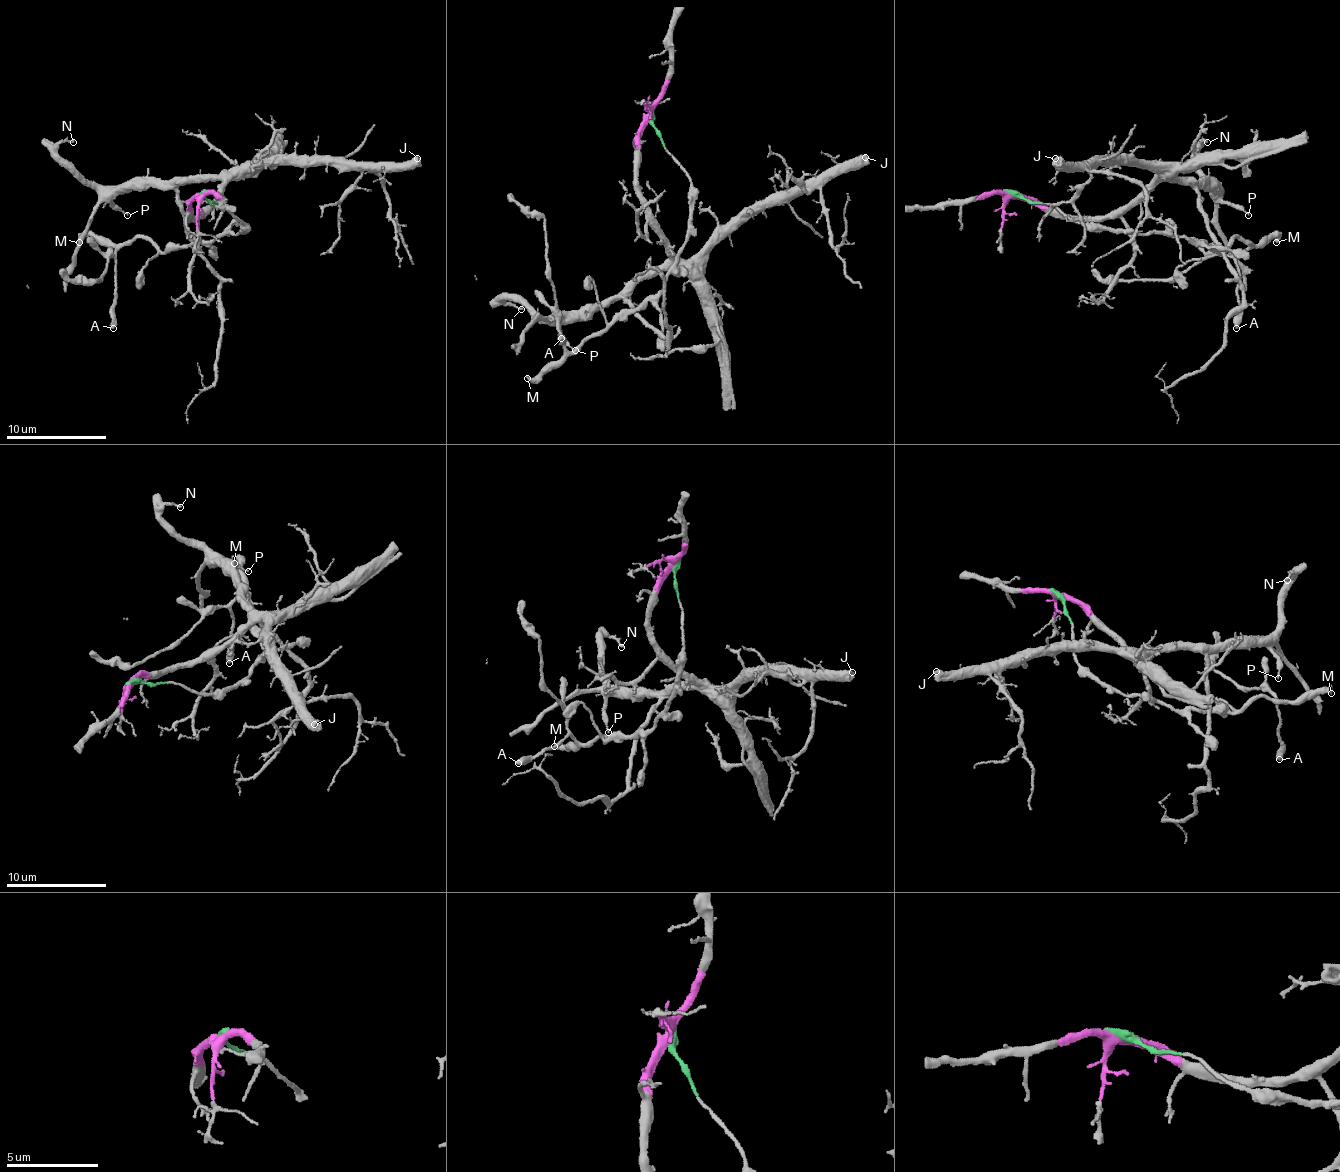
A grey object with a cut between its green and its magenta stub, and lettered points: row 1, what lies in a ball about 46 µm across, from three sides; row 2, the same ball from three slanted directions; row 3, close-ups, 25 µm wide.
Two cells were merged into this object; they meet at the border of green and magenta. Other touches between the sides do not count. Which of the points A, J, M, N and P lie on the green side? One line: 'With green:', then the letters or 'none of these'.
With green: A, M

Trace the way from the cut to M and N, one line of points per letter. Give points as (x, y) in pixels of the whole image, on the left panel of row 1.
M: (202, 193), (242, 223), (239, 233), (164, 250), (144, 238), (101, 245), (86, 235), (79, 243)
N: (202, 193), (189, 218), (222, 183), (139, 180), (91, 188), (56, 155), (64, 140), (74, 142)

